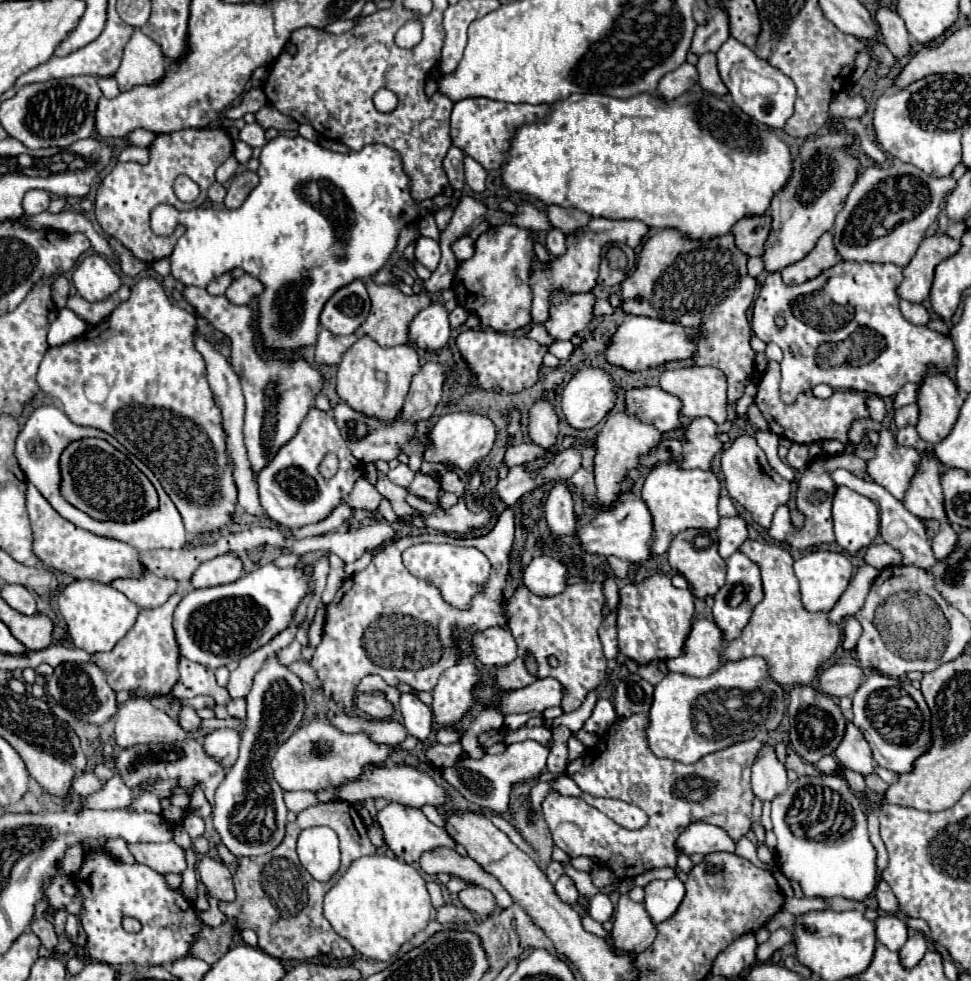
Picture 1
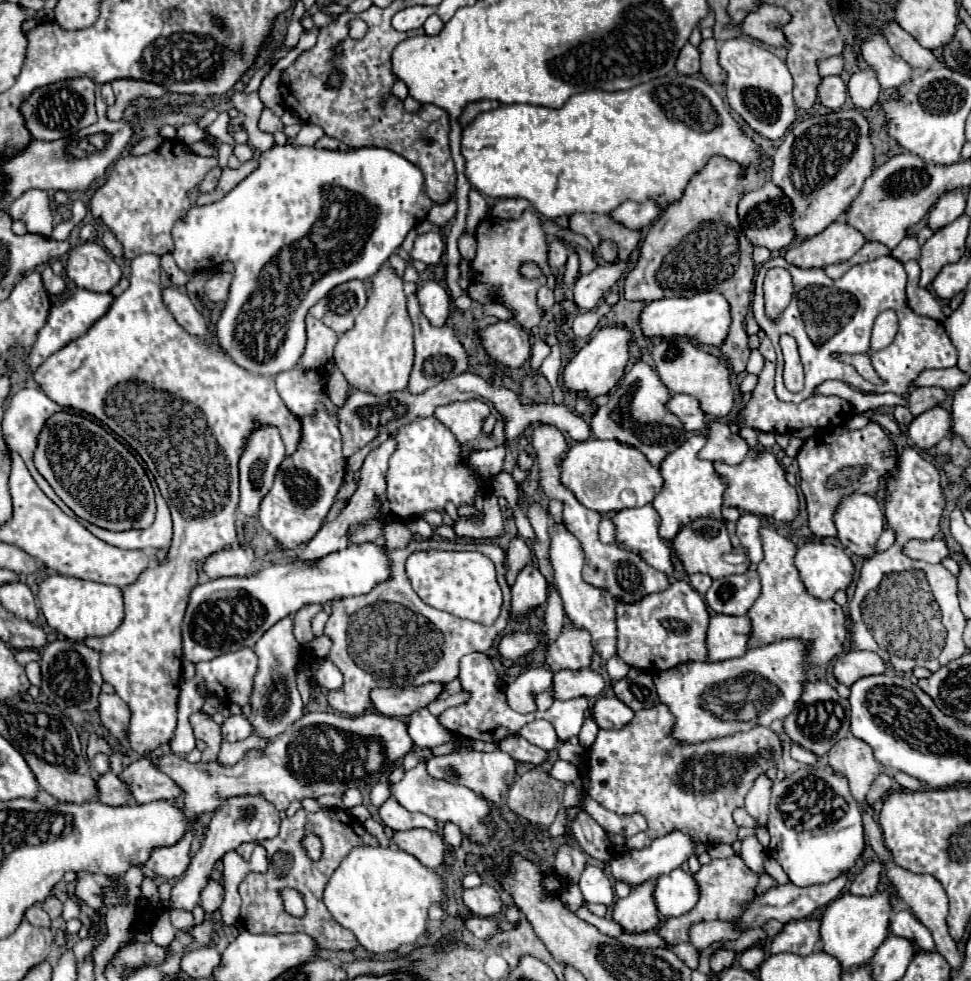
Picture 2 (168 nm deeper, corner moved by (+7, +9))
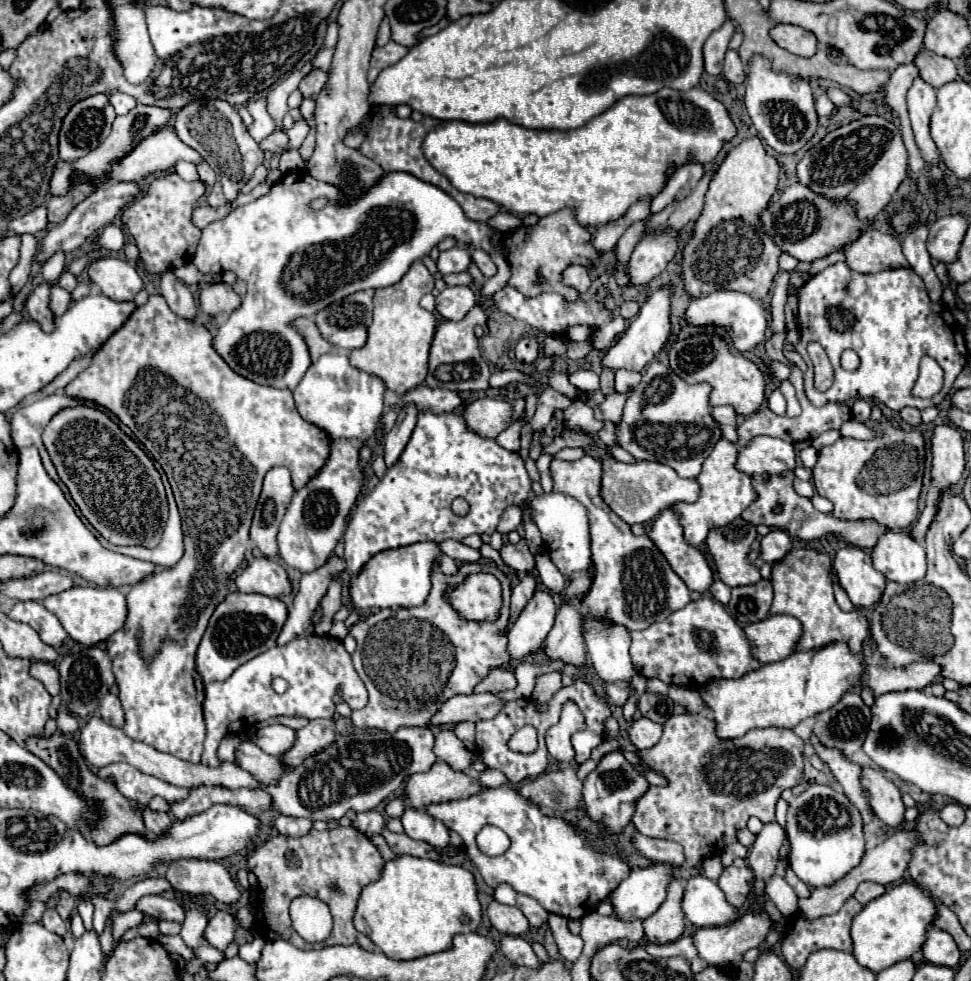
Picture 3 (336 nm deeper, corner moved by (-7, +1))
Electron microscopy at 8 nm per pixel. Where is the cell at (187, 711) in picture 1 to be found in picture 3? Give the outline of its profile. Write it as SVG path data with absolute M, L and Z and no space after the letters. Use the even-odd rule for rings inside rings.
M244 740L238 748L236 748L236 764L244 770L248 770L250 774L254 774L256 780L264 782L264 784L274 784L278 782L280 774L286 770L280 762L278 756L270 756L264 754L254 742Z

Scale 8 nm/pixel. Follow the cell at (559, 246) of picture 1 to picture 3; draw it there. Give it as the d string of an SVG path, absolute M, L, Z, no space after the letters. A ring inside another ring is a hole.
M570 264L570 266L564 270L562 278L564 278L564 284L574 286L578 292L586 292L588 286L590 286L588 272L586 272L586 268L580 266L580 264Z

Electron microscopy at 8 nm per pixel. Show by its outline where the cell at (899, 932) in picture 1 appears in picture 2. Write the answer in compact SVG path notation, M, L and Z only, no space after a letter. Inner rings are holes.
M908 910L894 912L892 922L890 922L890 930L892 930L892 934L914 942L914 946L918 946L920 950L926 950L926 952L934 950L934 940L932 940L930 930Z

